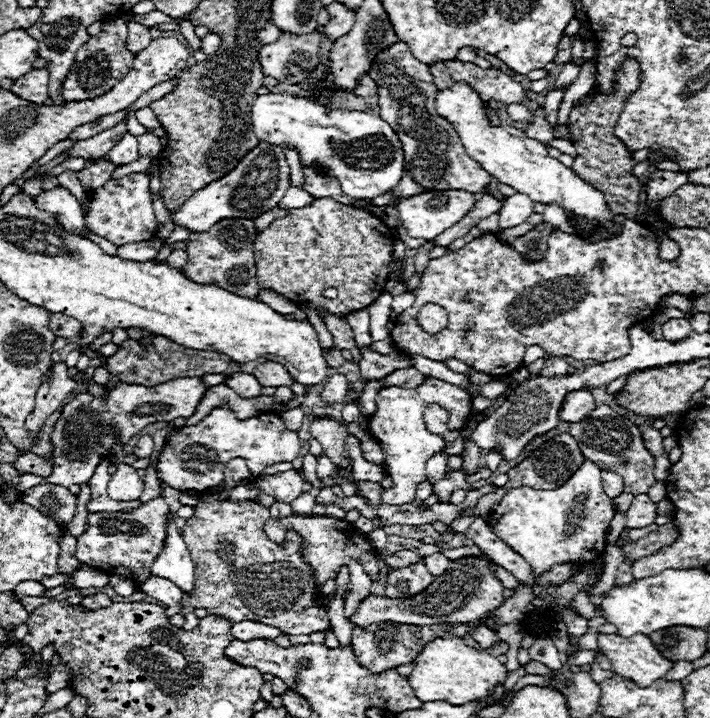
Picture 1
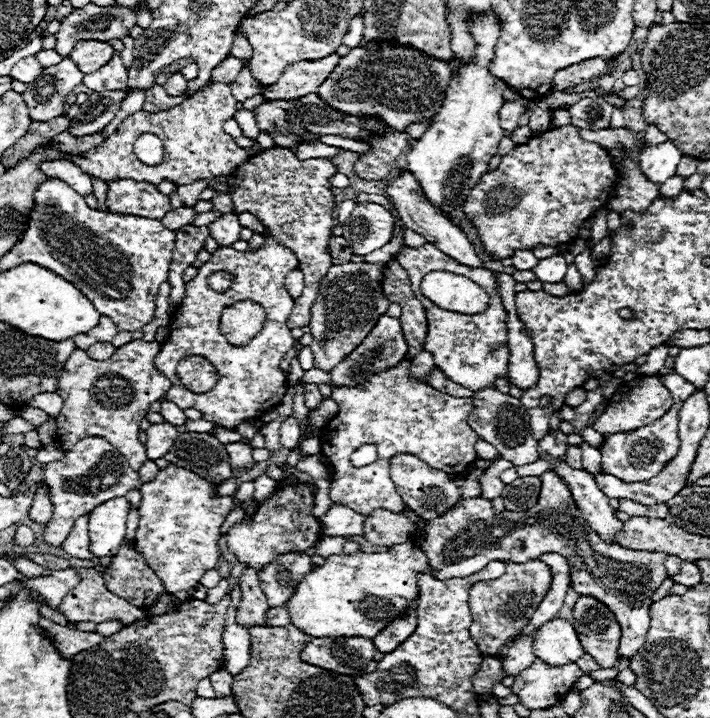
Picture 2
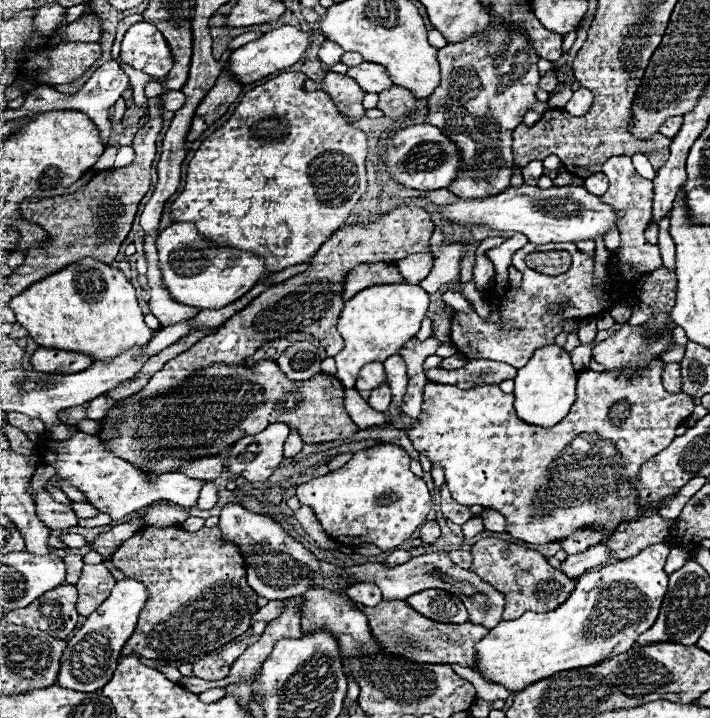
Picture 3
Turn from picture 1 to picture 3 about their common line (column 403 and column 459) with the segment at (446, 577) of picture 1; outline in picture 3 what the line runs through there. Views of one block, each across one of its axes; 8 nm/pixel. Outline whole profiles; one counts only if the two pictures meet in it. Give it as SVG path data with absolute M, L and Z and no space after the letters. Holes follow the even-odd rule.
M422 590L420 594L406 598L406 604L412 606L422 616L436 622L444 622L444 624L468 622L466 606L458 600L458 596L446 590Z

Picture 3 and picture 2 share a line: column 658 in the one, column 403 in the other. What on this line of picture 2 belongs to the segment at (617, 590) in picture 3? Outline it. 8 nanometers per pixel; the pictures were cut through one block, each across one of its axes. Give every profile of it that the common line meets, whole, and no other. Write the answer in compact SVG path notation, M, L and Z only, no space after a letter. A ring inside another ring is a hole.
M394 544L384 554L354 552L328 556L322 566L312 566L284 606L292 624L314 638L374 638L392 620L390 610L404 612L408 602L418 596L416 572L420 570L430 572L430 566L412 544Z

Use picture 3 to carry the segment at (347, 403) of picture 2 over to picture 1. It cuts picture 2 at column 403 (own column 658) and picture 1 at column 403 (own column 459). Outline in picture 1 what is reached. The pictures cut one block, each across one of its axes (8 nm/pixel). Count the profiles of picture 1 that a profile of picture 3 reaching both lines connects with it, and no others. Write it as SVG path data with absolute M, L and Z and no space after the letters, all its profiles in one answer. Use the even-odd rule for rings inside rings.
M426 378L418 388L398 388L388 386L382 388L376 396L376 412L368 418L368 430L380 444L384 452L384 470L388 476L392 476L394 486L390 490L382 490L384 504L406 504L416 496L418 484L426 480L426 462L442 452L444 440L440 436L434 436L426 430L422 412L428 404L440 404L450 412L448 428L450 430L462 430L464 422L468 420L468 414L472 412L472 398L458 386L452 386L438 378Z

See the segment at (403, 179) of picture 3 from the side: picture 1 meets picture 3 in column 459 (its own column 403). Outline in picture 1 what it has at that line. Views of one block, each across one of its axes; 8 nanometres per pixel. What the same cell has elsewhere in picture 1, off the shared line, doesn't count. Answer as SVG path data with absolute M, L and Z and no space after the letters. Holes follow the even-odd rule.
M264 94L254 100L250 118L252 118L254 132L260 140L266 140L266 142L278 144L278 146L292 144L298 150L302 164L318 162L322 168L328 168L330 174L334 174L340 180L342 192L352 198L372 200L376 196L392 190L404 174L402 142L398 140L398 136L390 128L390 124L384 122L380 116L372 116L366 112L342 112L336 108L326 112L324 106L308 102L308 100L296 100L290 94Z

